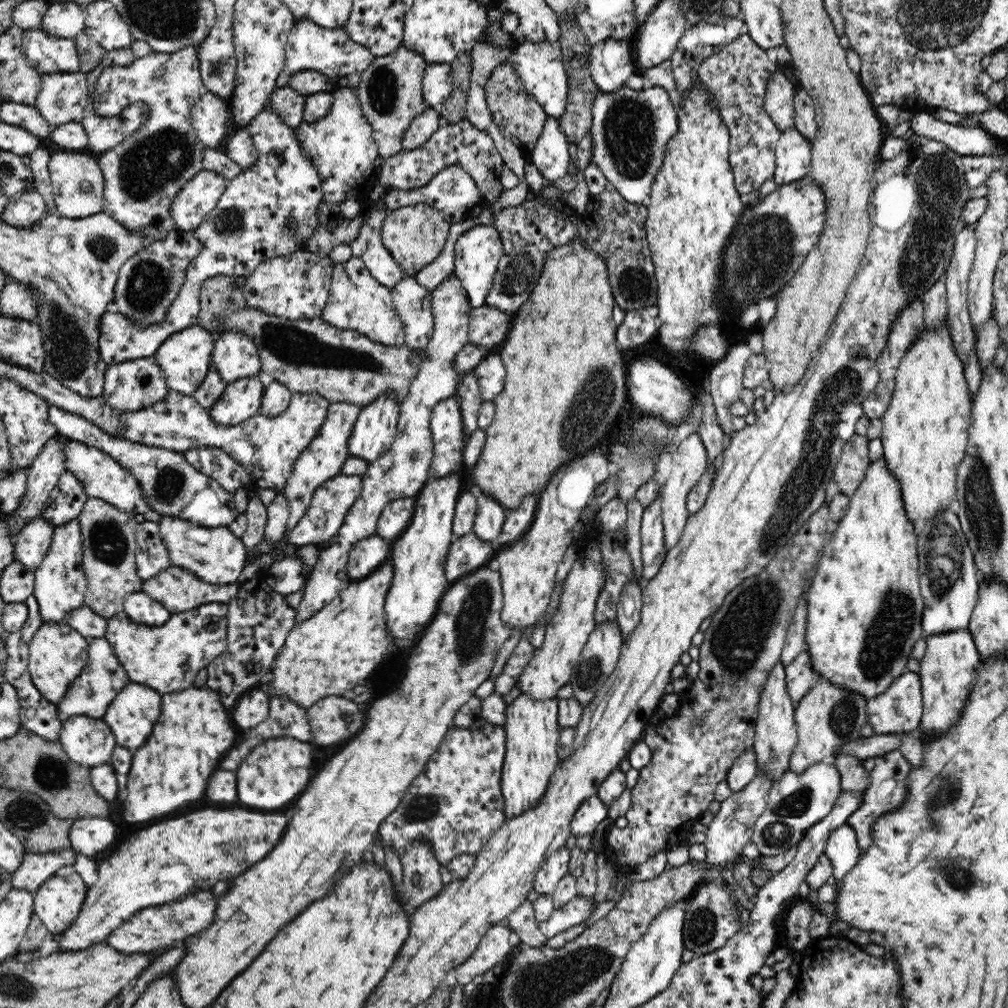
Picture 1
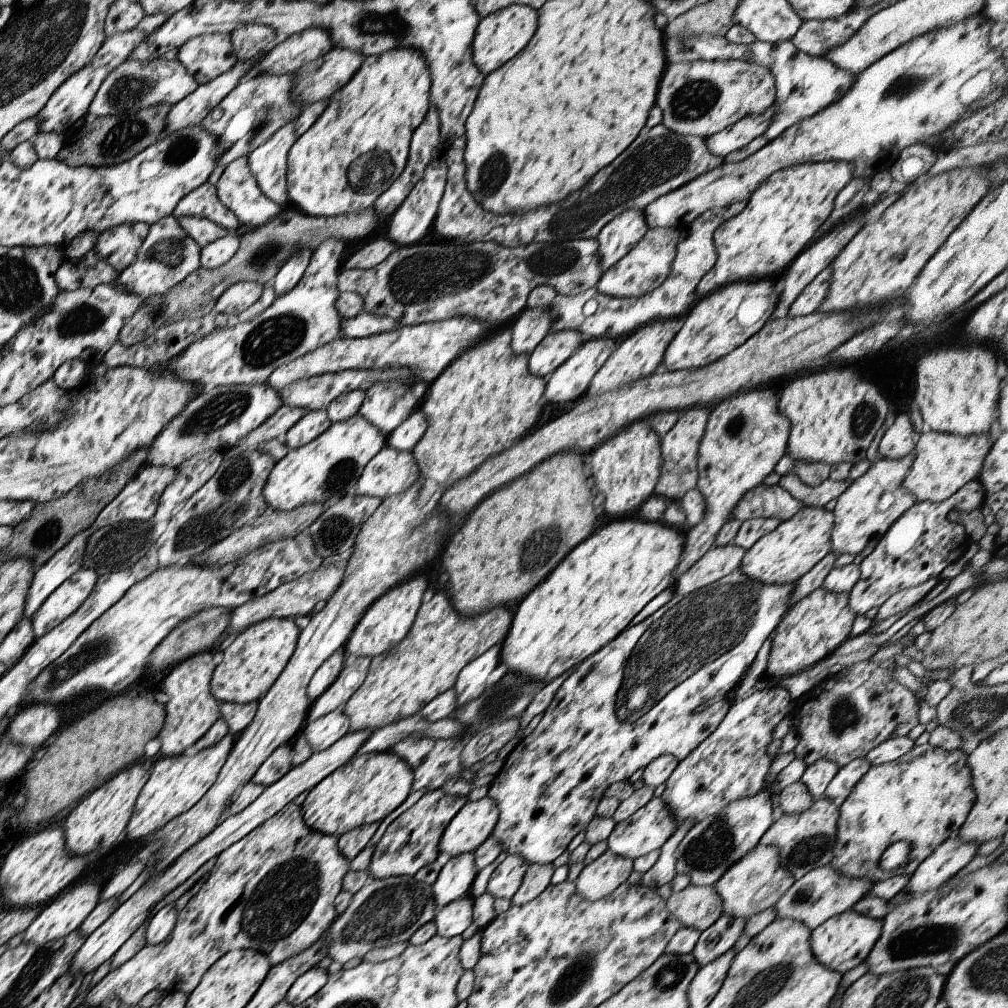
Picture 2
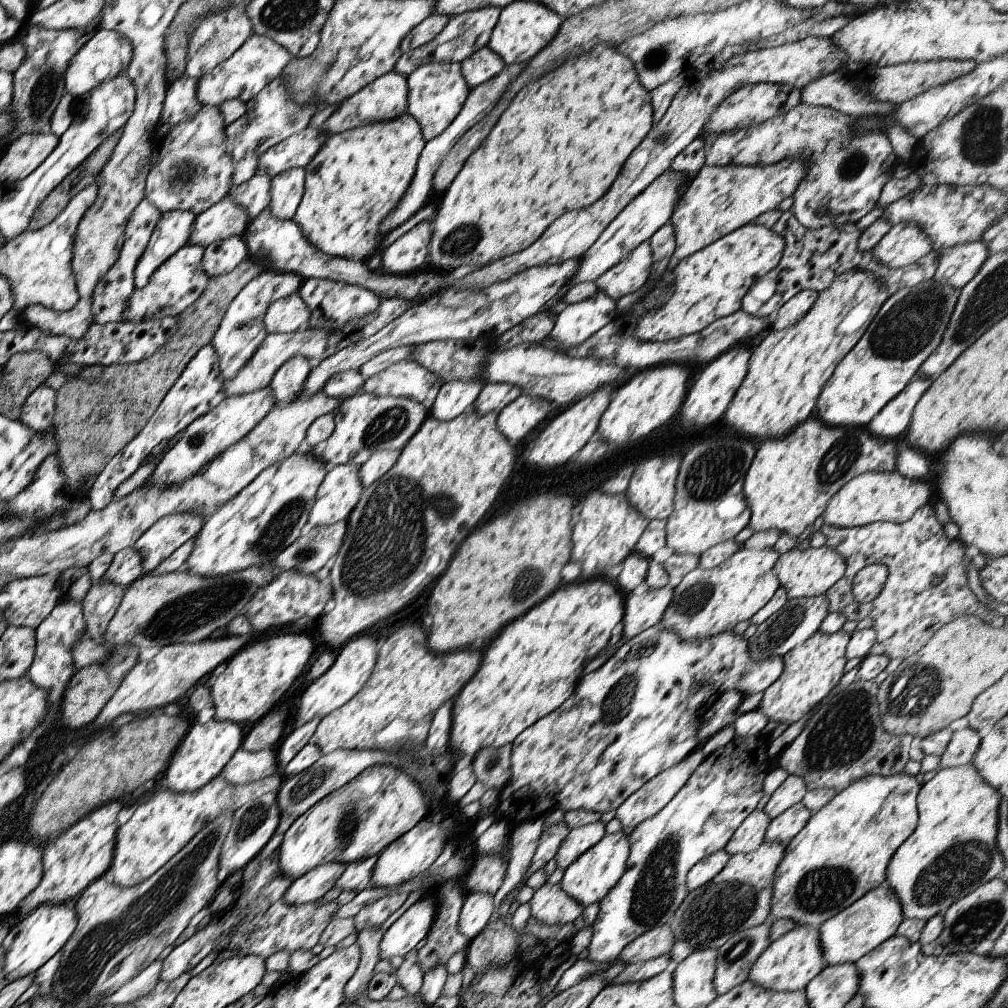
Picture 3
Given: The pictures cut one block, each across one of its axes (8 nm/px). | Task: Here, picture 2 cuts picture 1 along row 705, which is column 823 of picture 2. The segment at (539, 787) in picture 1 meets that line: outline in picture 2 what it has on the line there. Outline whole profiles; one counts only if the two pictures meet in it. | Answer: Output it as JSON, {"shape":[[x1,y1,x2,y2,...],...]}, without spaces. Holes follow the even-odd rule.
{"shape":[[805,506,792,518,782,521,774,532,762,536,750,550,747,550,738,570,766,586,796,582,831,551,830,534,834,530,834,518,834,512,824,507]]}

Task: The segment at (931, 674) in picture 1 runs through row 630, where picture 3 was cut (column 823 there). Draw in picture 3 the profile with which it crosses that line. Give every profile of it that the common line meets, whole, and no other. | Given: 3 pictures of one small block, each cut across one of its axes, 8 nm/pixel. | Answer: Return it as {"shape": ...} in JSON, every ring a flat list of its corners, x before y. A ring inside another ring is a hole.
{"shape":[[800,925,787,932,778,940,772,941,770,946,758,957,748,979,756,985,773,991,797,991,807,987,807,984,827,967,823,957,823,948,817,928]]}

